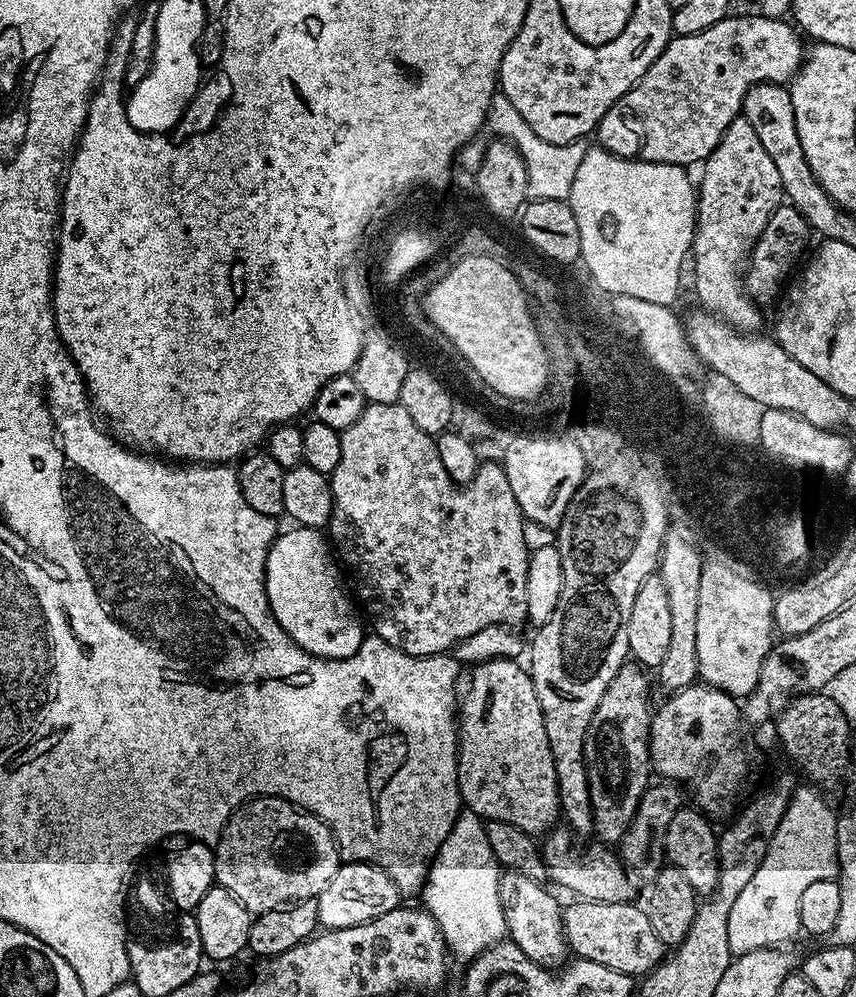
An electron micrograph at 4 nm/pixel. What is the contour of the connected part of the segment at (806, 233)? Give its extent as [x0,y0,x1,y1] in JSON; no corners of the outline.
[742,203,813,306]

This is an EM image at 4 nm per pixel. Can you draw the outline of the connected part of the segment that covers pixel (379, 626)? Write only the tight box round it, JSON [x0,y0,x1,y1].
[330,403,530,656]

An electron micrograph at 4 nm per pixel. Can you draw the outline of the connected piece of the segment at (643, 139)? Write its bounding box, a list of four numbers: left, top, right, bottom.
[595,14,806,166]

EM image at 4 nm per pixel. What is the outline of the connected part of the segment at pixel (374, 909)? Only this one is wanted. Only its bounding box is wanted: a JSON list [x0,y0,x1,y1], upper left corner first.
[315,862,402,930]

